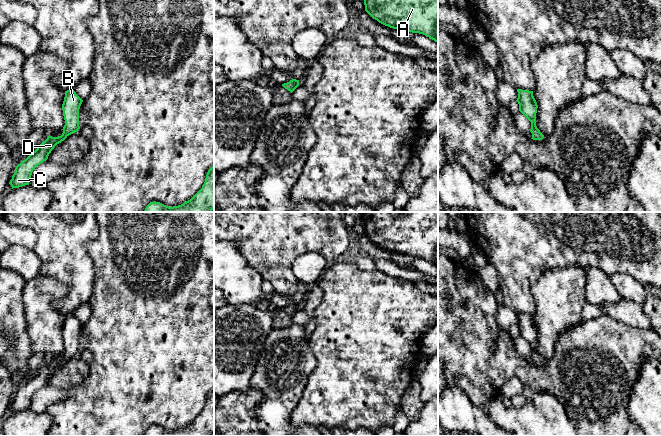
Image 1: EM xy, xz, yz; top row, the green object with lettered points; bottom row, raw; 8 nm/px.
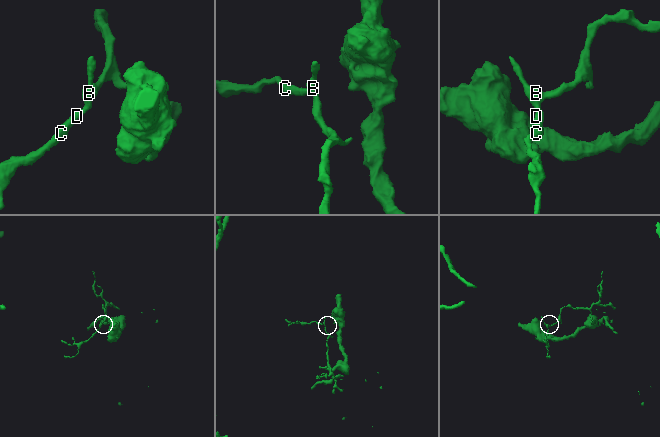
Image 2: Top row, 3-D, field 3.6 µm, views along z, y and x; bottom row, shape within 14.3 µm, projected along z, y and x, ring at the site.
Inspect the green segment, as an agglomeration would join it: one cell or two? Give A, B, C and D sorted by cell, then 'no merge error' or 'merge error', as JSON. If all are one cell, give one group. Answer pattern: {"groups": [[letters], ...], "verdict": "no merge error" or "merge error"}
{"groups": [["A", "B", "C", "D"]], "verdict": "no merge error"}

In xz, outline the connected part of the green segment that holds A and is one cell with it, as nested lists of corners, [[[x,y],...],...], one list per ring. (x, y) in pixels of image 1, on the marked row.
[[[364,0],[365,11],[393,29],[423,34],[438,43],[438,0]]]

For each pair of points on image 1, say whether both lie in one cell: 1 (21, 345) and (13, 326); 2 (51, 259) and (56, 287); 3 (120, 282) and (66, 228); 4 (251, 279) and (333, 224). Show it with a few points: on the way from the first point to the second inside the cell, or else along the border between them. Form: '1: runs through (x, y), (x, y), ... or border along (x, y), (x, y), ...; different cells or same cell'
1: runs through (19, 340), (13, 331); same cell
2: border along (39, 274), (61, 281), (67, 287), (68, 292); different cells
3: border along (99, 228), (99, 234), (86, 243), (94, 270); different cells
4: border along (244, 256), (246, 261), (264, 279); different cells

